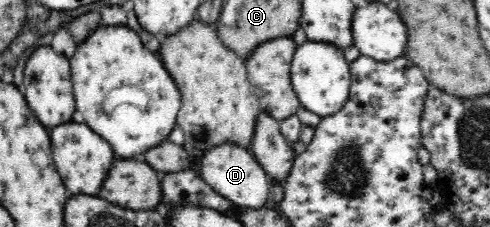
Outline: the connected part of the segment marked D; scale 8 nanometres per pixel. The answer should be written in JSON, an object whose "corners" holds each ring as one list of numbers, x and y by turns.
{"corners":[[222,144,204,152,202,159,202,180,213,188,213,191,231,202,239,211,264,208,269,201,271,180,260,164,255,161,250,150,241,146]]}

